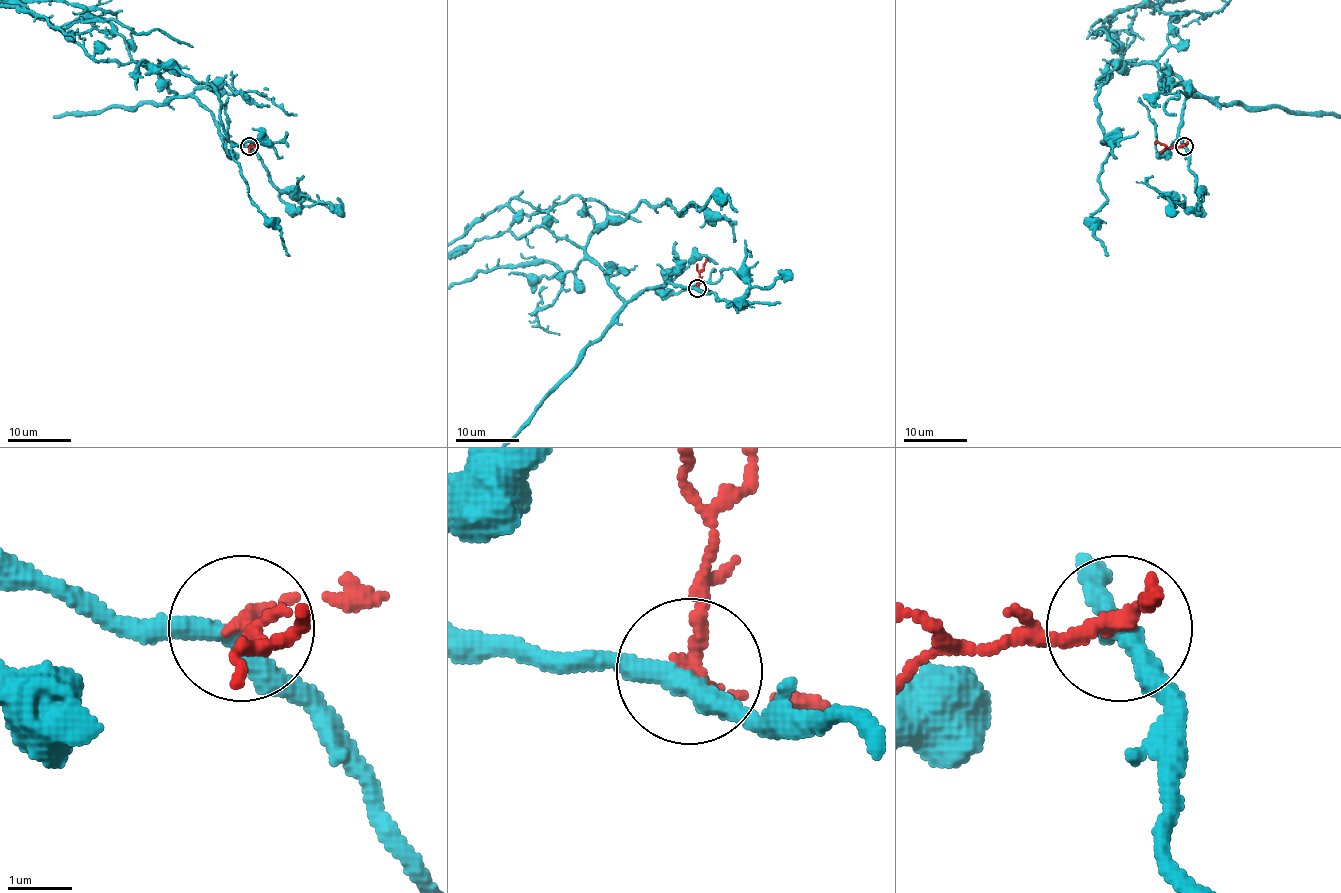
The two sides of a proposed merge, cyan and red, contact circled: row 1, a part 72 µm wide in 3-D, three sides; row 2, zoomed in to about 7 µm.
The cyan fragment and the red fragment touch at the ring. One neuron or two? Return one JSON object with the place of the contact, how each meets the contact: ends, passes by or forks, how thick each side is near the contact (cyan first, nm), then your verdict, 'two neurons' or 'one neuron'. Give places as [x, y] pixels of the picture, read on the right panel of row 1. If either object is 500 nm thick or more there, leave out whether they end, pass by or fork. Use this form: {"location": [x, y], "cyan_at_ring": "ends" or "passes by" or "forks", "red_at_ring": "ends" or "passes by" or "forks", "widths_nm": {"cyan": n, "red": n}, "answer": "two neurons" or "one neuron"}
{"location": [1184, 146], "cyan_at_ring": "passes by", "red_at_ring": "passes by", "widths_nm": {"cyan": 320, "red": 200}, "answer": "two neurons"}

